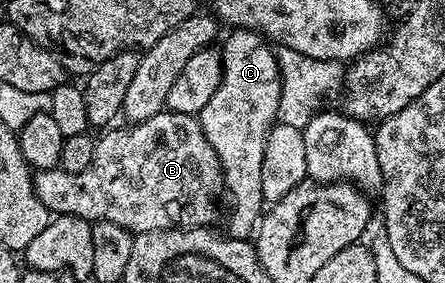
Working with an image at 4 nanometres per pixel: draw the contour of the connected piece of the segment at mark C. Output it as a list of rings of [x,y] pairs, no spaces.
[[[232,29],[227,33],[228,40],[225,41],[224,47],[222,46],[220,84],[214,89],[214,97],[206,101],[206,109],[200,111],[198,118],[206,141],[210,143],[218,157],[225,180],[230,181],[230,187],[232,183],[232,199],[236,204],[232,207],[232,220],[229,221],[227,230],[233,239],[248,239],[255,232],[266,207],[266,200],[262,193],[262,157],[264,147],[268,144],[268,133],[277,122],[280,70],[276,64],[276,54],[263,35],[258,34],[257,31],[239,29]]]

